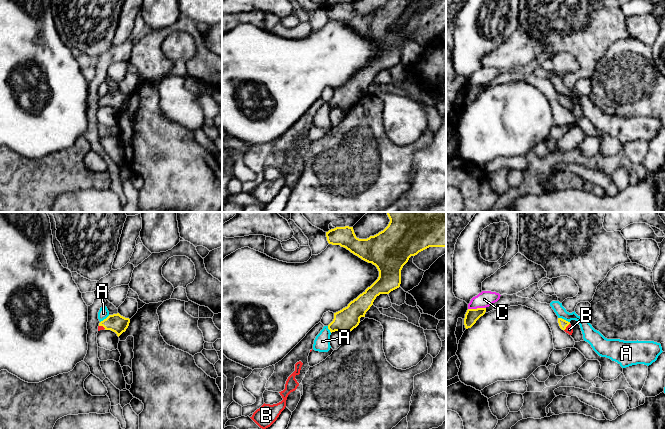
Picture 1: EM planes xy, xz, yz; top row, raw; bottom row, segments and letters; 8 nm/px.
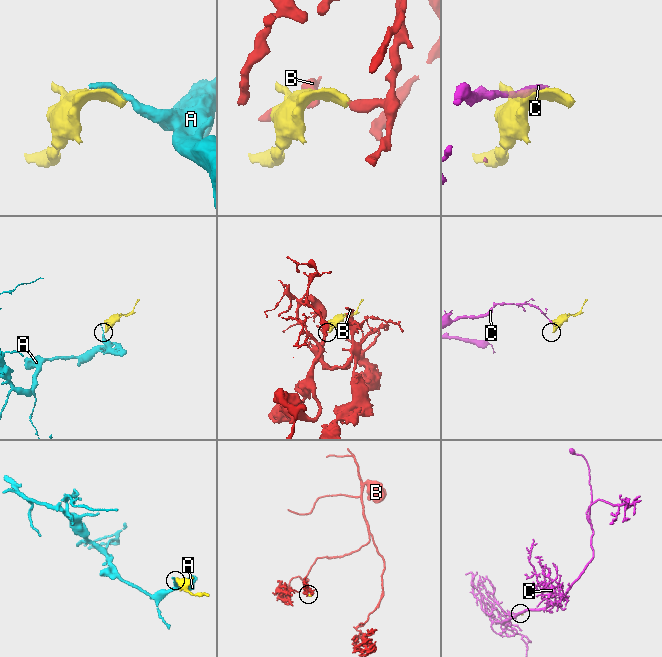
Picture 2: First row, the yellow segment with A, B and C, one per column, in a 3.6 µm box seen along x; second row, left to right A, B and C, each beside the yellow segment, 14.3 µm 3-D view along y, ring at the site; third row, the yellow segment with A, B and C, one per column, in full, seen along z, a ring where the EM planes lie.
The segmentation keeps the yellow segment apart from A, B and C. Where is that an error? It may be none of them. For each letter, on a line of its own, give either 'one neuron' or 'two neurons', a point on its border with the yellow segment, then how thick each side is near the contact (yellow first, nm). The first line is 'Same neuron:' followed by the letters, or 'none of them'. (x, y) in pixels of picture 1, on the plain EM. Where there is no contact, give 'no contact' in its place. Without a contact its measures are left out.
Same neuron: B
A: two neurons; contact yz (564, 96); calibres 70 and 120 nm
B: one neuron; contact yz (566, 102); calibres 70 and 60 nm
C: two neurons; contact yz (477, 84); calibres 110 and 130 nm

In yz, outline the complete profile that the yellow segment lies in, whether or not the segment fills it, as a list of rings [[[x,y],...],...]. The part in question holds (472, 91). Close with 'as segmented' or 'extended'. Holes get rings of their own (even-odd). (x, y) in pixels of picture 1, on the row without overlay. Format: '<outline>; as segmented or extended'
[[[486,84],[468,85],[464,94],[465,104],[471,104],[485,88]]]; as segmented

